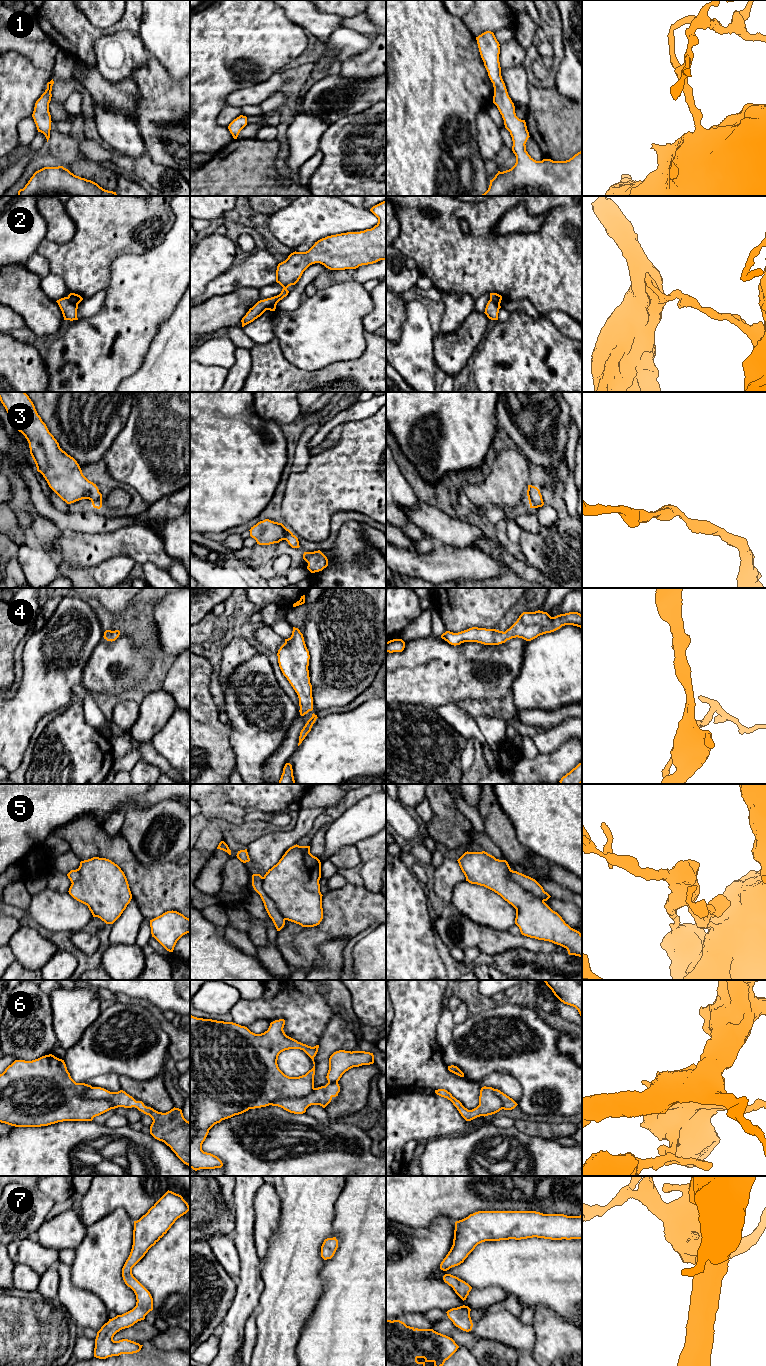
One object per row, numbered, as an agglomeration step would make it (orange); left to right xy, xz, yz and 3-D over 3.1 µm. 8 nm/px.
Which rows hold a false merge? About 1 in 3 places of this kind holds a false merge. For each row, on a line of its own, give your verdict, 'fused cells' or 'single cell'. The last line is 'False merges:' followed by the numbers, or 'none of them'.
1: single cell
2: fused cells
3: single cell
4: single cell
5: single cell
6: single cell
7: single cell
False merges: 2

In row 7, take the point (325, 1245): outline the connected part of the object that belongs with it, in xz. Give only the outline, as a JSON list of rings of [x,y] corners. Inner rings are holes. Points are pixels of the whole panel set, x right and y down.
[[[336,1237],[327,1238],[321,1246],[321,1257],[324,1260],[331,1259],[338,1248],[338,1240]]]

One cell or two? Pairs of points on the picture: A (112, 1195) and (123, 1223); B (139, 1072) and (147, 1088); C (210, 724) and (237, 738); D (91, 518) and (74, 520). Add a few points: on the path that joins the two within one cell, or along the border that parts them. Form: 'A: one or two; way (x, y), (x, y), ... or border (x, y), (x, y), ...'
A: two; border (133, 1220), (122, 1208), (115, 1208), (97, 1221)
B: two; border (164, 1070), (146, 1080), (120, 1076)
C: two; border (227, 723), (232, 728), (230, 745), (236, 758)
D: one; way (87, 520), (78, 520)

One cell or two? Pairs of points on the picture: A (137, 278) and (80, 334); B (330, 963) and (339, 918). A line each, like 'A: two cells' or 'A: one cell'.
A: one cell
B: two cells

